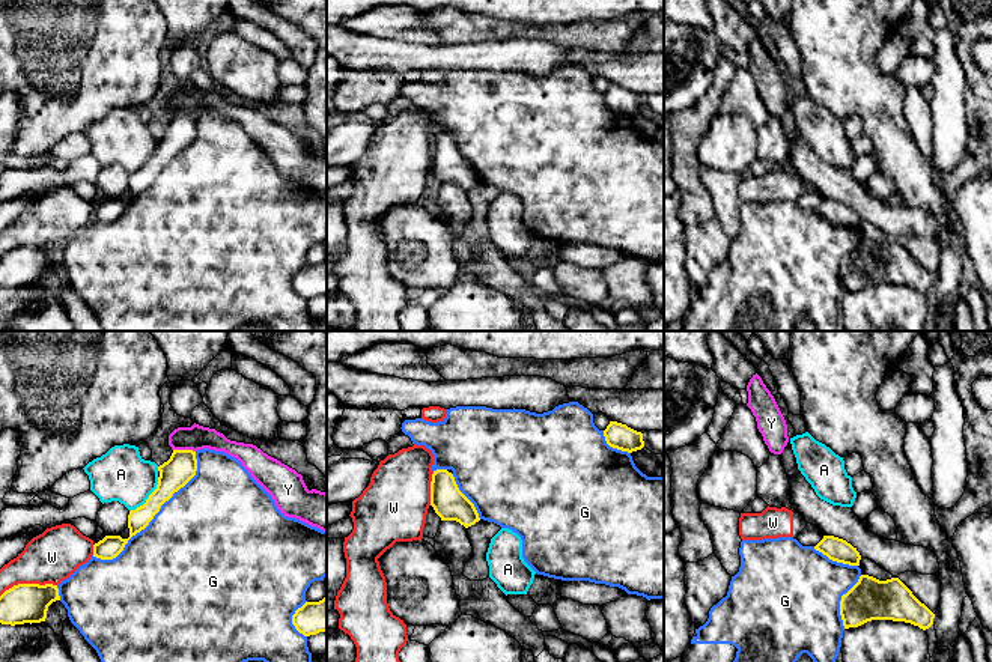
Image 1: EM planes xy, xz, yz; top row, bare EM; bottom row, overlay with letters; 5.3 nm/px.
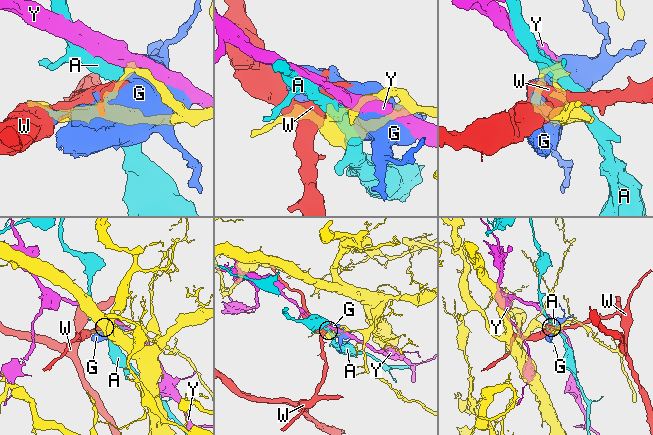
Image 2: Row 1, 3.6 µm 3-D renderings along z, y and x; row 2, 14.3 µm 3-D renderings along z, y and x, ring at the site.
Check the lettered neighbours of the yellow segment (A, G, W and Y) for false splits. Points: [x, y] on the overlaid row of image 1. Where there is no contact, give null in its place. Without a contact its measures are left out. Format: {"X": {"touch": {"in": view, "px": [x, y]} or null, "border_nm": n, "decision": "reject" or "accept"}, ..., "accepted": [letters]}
{"A": {"touch": {"in": "xy", "px": [149, 497]}, "border_nm": 240, "decision": "reject"}, "G": {"touch": {"in": "xy", "px": [154, 515]}, "border_nm": 800, "decision": "reject"}, "W": {"touch": {"in": "xy", "px": [27, 584]}, "border_nm": 320, "decision": "reject"}, "Y": {"touch": {"in": "xy", "px": [184, 450]}, "border_nm": 120, "decision": "reject"}, "accepted": []}

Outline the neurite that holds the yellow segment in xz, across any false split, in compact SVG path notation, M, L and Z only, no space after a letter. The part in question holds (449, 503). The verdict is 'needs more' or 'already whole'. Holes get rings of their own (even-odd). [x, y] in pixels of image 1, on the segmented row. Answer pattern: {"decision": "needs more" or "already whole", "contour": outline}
{"decision": "already whole", "contour": "M437 469L432 474L431 506L441 521L456 521L465 528L480 521L474 504L459 490L447 469Z"}

